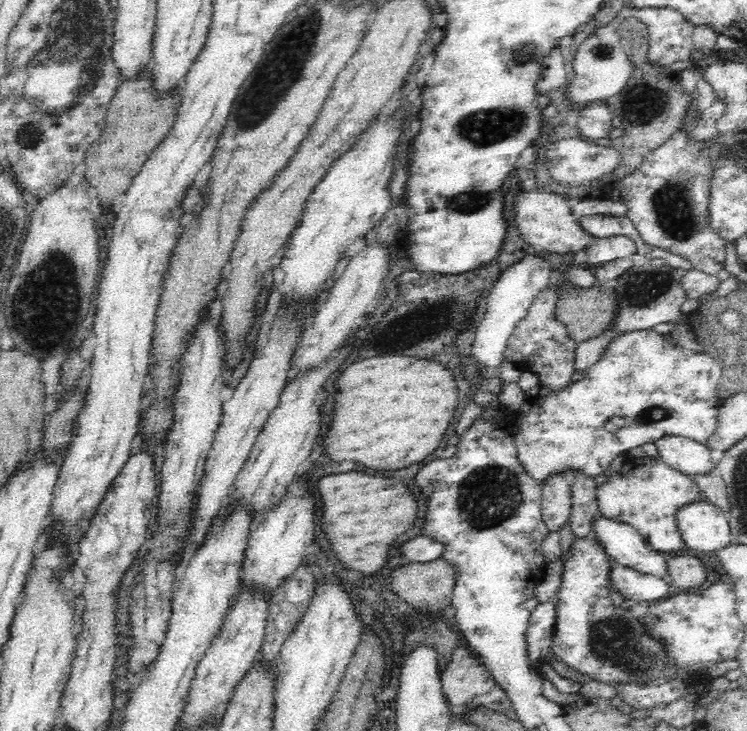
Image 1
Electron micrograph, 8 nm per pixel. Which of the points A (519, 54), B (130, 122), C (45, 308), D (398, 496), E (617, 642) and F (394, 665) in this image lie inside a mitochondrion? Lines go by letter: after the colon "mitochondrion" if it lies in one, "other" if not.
A: mitochondrion
B: other
C: mitochondrion
D: other
E: mitochondrion
F: other

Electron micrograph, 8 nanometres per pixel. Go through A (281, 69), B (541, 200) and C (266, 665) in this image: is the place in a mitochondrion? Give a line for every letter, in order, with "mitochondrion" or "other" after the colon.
A: mitochondrion
B: other
C: other

